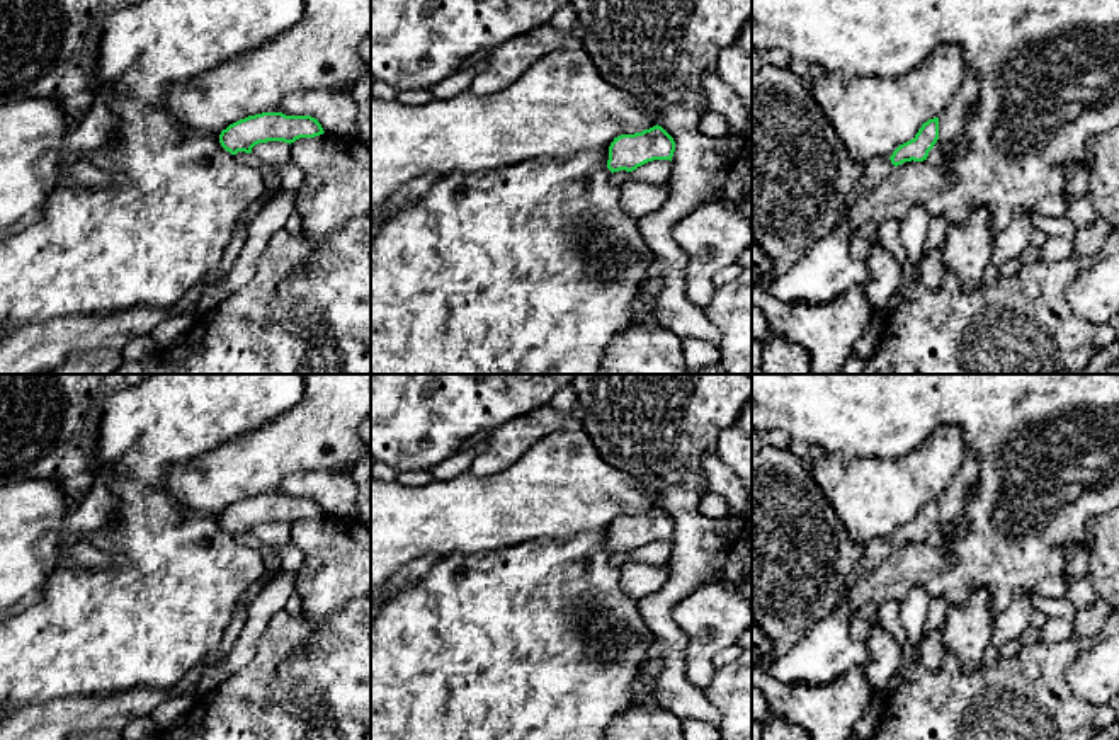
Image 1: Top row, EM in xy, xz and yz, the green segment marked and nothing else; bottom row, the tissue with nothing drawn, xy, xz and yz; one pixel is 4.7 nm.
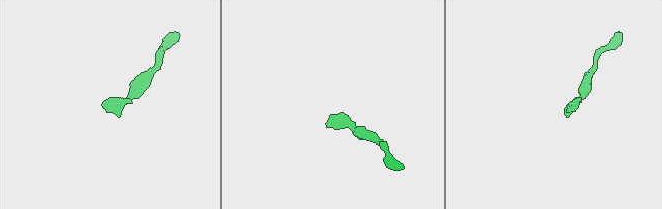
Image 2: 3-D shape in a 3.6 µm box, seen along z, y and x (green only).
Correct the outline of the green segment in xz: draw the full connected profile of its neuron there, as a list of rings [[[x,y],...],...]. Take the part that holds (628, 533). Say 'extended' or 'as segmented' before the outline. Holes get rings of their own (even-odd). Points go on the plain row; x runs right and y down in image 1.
as segmented; [[[653,507],[641,514],[621,515],[609,527],[607,549],[633,553],[653,541],[670,541],[675,532],[673,519],[662,509]]]

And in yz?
extended; [[[939,498],[922,505],[913,521],[900,526],[889,539],[872,539],[854,566],[854,575],[866,577],[878,570],[891,551],[905,543],[923,543],[939,521]]]

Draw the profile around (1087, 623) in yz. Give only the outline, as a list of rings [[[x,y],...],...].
[[[1097,597],[1093,604],[1076,611],[1076,614],[1073,616],[1073,635],[1078,638],[1099,636],[1112,609],[1112,606]]]

